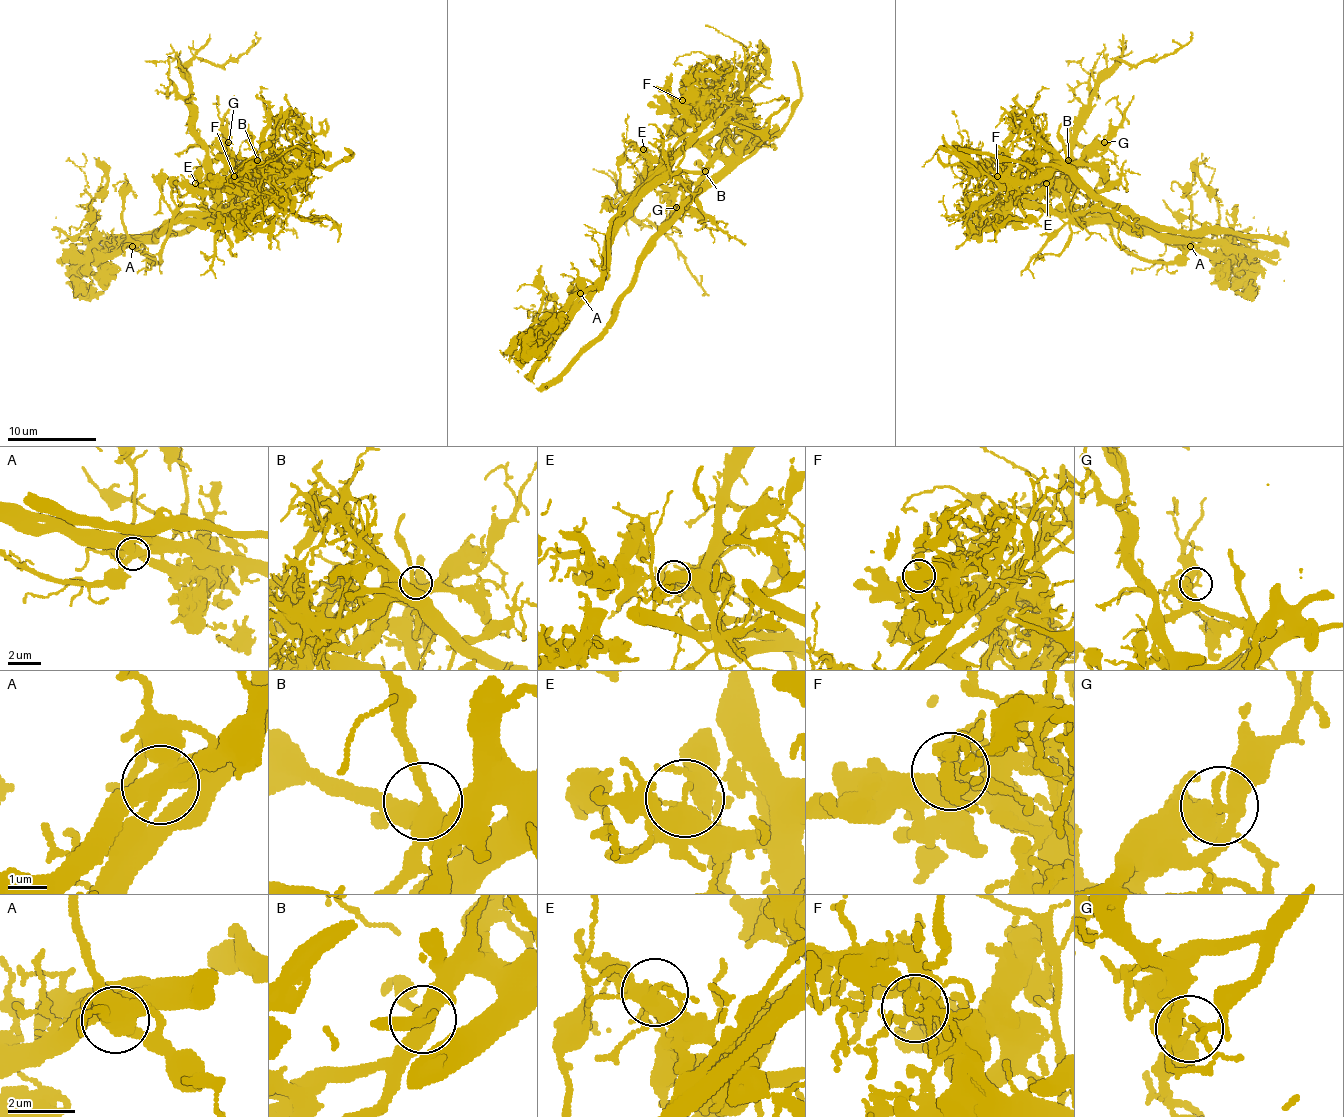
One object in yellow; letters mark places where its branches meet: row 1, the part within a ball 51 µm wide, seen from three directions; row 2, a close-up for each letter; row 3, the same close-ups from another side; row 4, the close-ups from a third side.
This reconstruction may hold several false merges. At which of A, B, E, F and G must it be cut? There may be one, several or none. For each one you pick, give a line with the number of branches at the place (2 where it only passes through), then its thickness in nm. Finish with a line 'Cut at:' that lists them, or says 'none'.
A: branches 4; calibre 500 nm
E: branches 5; calibre 340 nm
G: branches 3; calibre 360 nm
Cut at: A, E, G

